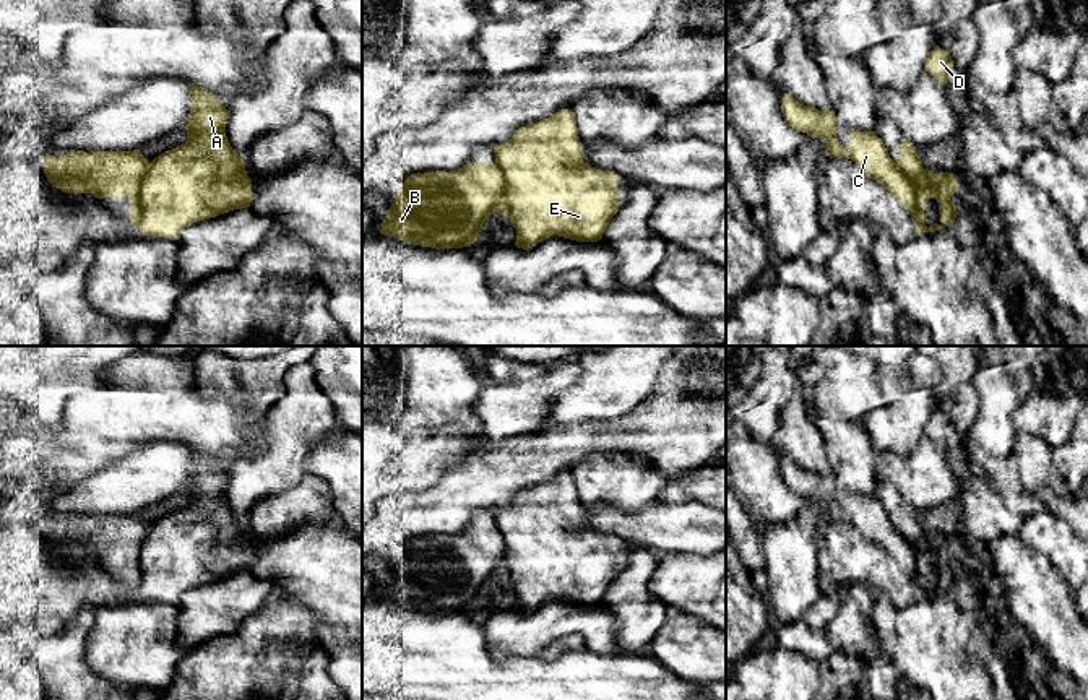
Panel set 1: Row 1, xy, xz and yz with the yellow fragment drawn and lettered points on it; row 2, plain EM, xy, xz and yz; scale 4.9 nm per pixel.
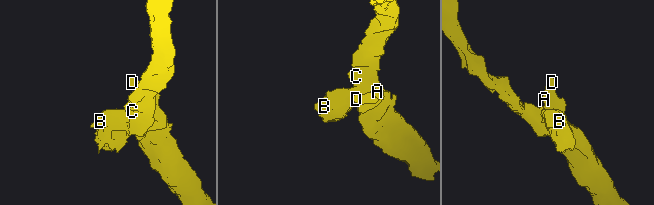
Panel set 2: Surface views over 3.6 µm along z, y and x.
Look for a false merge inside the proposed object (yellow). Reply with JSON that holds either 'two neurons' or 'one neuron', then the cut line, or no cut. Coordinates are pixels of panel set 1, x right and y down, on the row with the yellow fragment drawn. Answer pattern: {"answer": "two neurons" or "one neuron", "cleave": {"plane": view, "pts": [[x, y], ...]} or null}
{"answer": "two neurons", "cleave": {"plane": "yz", "pts": [[895, 163], [915, 182], [918, 190], [916, 220], [926, 231]]}}

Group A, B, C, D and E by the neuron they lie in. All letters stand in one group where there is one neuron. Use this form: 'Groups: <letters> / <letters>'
Groups: A C D E / B

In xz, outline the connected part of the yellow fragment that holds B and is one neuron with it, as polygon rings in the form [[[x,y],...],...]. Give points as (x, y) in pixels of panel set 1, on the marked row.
[[[497,161],[492,164],[466,162],[460,171],[450,172],[411,174],[386,211],[380,234],[421,247],[471,247],[484,221],[502,211],[503,197],[505,174]]]

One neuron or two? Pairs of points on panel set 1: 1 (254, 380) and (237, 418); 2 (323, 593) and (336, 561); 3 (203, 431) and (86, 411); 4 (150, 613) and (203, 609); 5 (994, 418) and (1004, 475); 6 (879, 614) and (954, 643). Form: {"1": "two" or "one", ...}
{"1": "two", "2": "one", "3": "one", "4": "two", "5": "two", "6": "one"}

